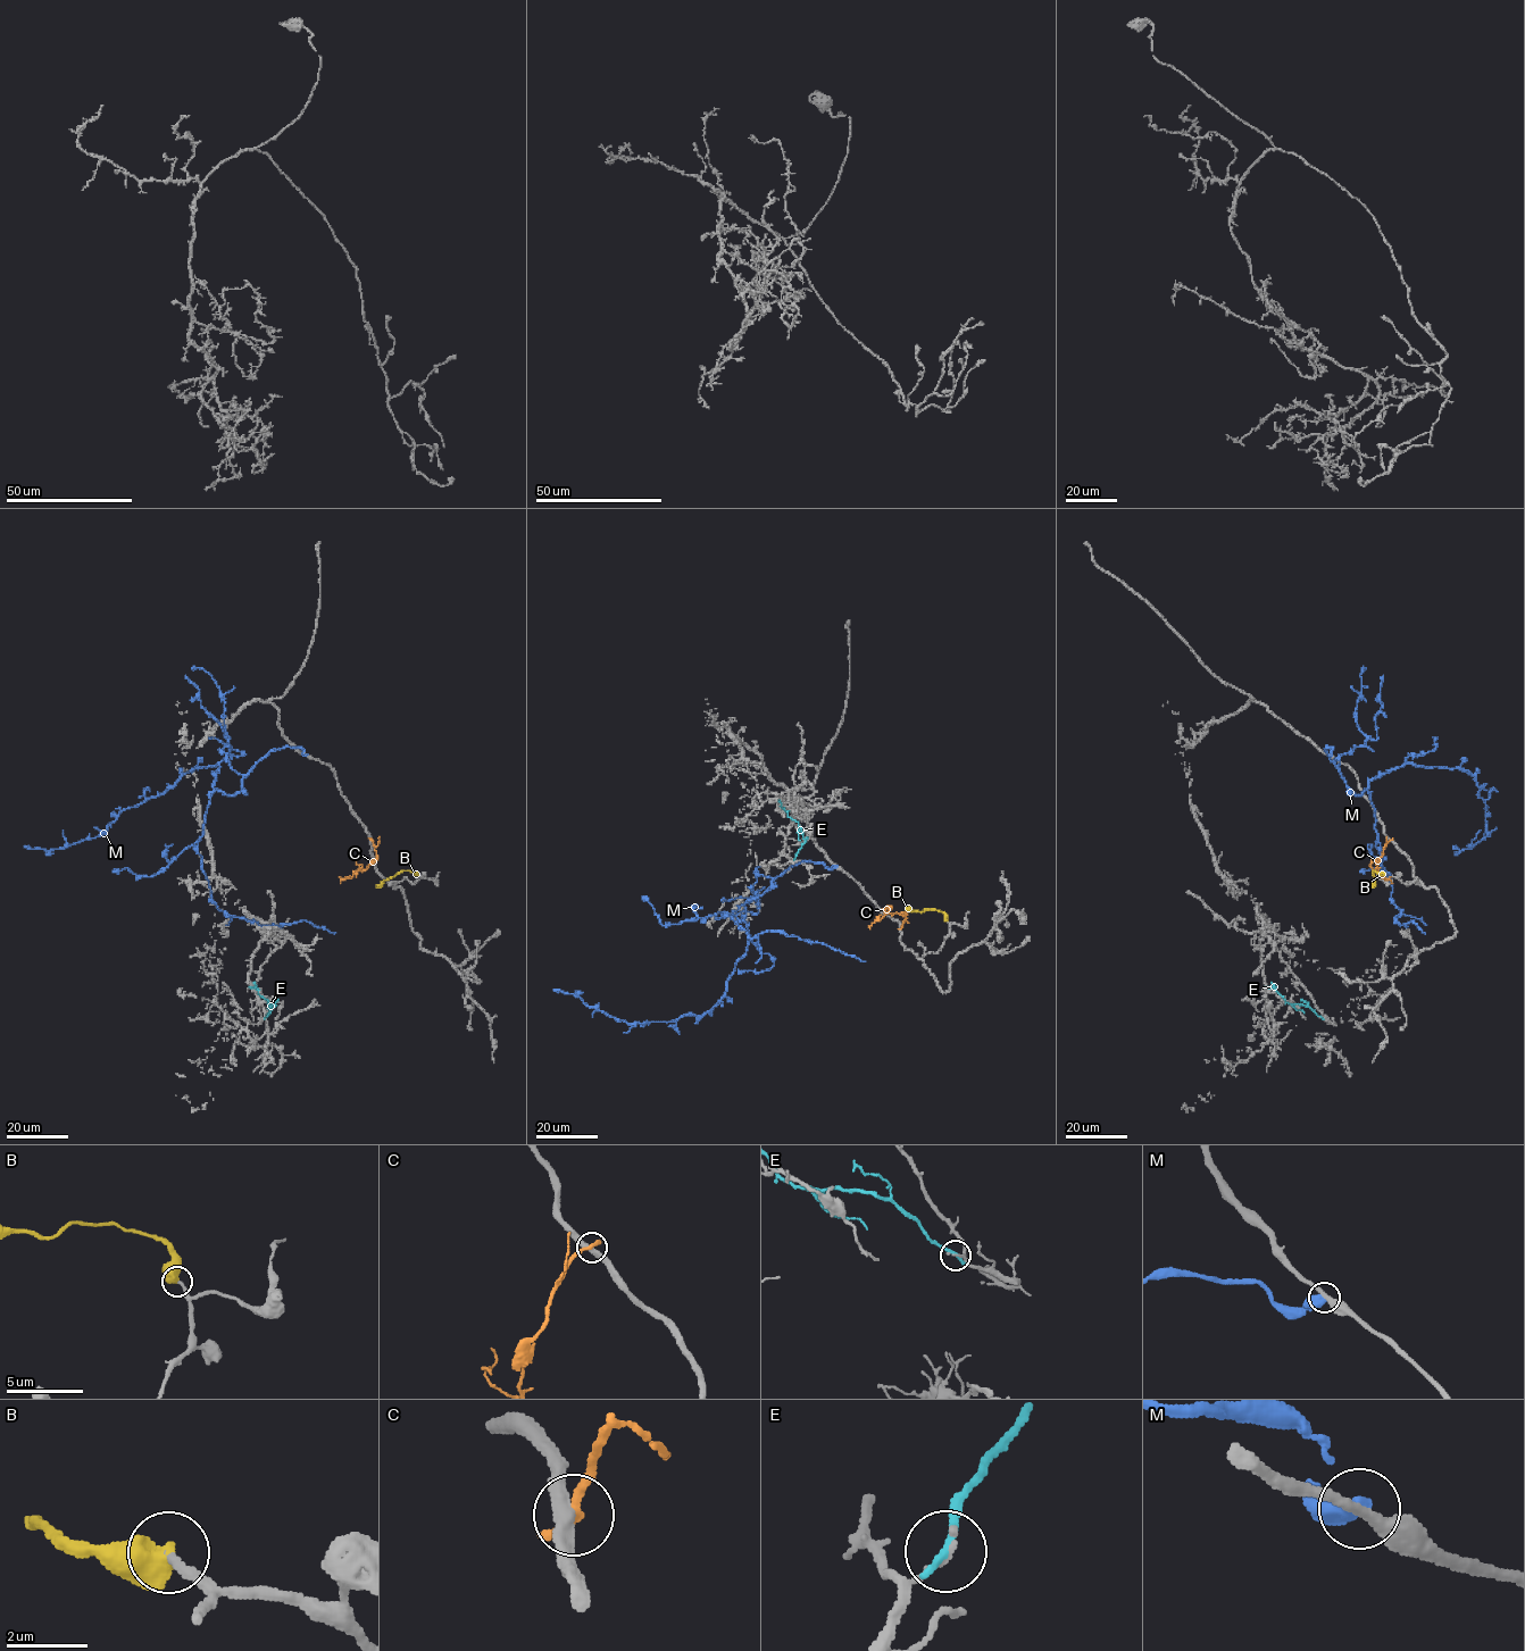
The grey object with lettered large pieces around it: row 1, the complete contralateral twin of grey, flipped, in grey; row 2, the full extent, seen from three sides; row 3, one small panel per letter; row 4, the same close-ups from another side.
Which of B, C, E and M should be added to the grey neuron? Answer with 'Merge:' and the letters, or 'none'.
Merge: B

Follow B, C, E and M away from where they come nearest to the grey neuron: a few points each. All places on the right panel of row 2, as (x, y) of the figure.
B: (1384, 873), (1373, 870), (1375, 882), (1371, 886)
C: (1391, 840), (1376, 867), (1392, 883)
E: (1322, 1017), (1308, 1007), (1288, 1002), (1273, 987), (1264, 986)
M: (1330, 755), (1326, 745), (1358, 794), (1407, 763), (1464, 768), (1485, 802), (1488, 834), (1471, 848), (1453, 845)

